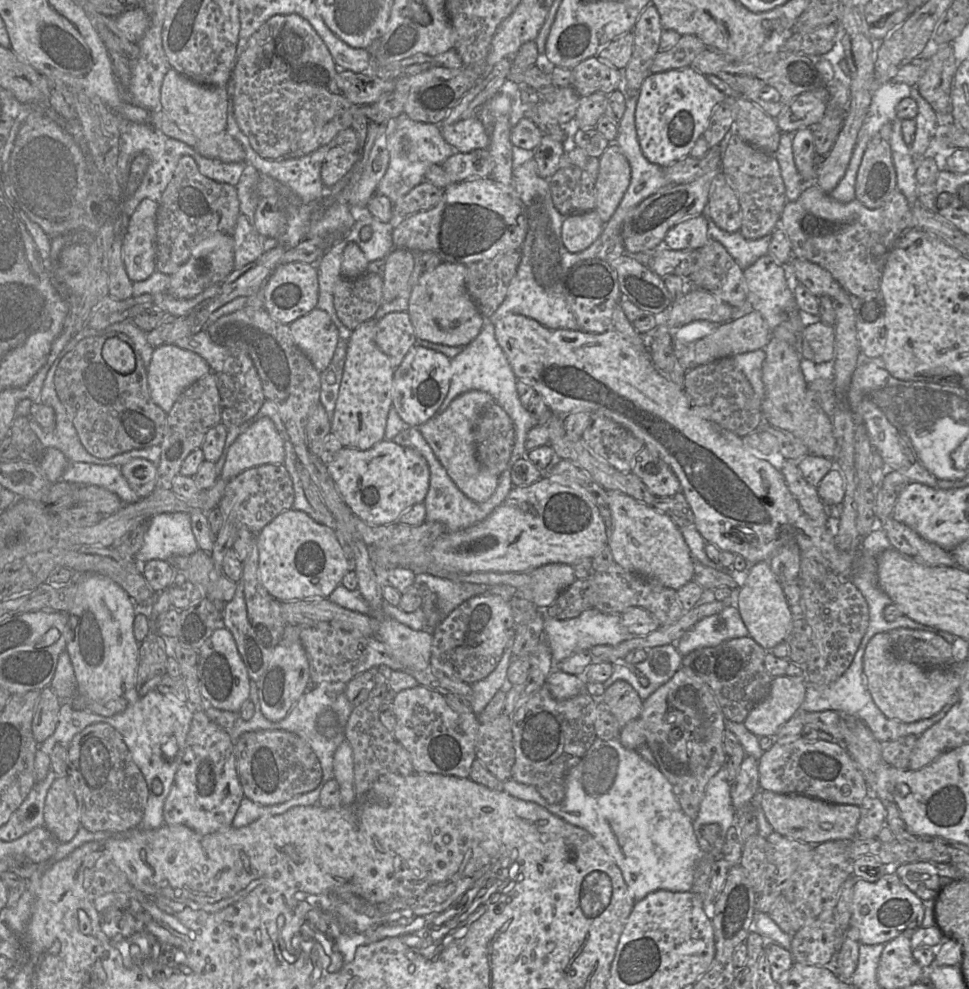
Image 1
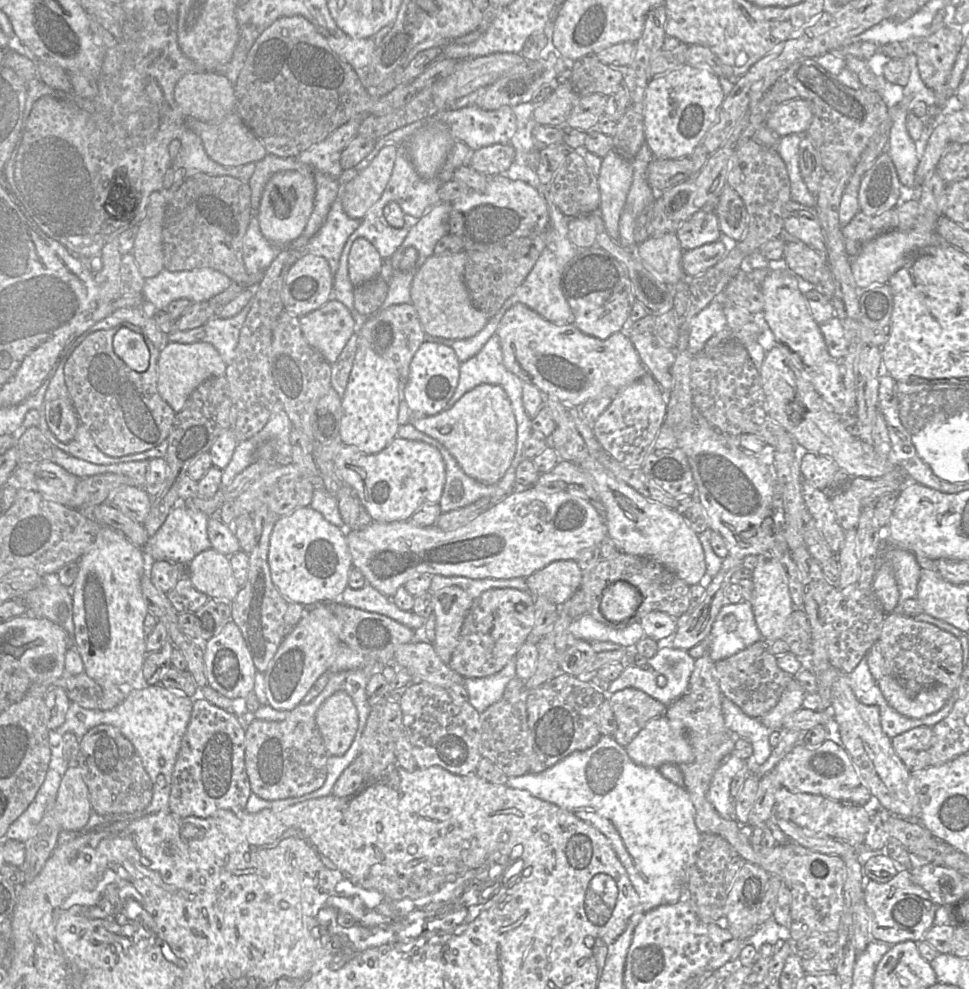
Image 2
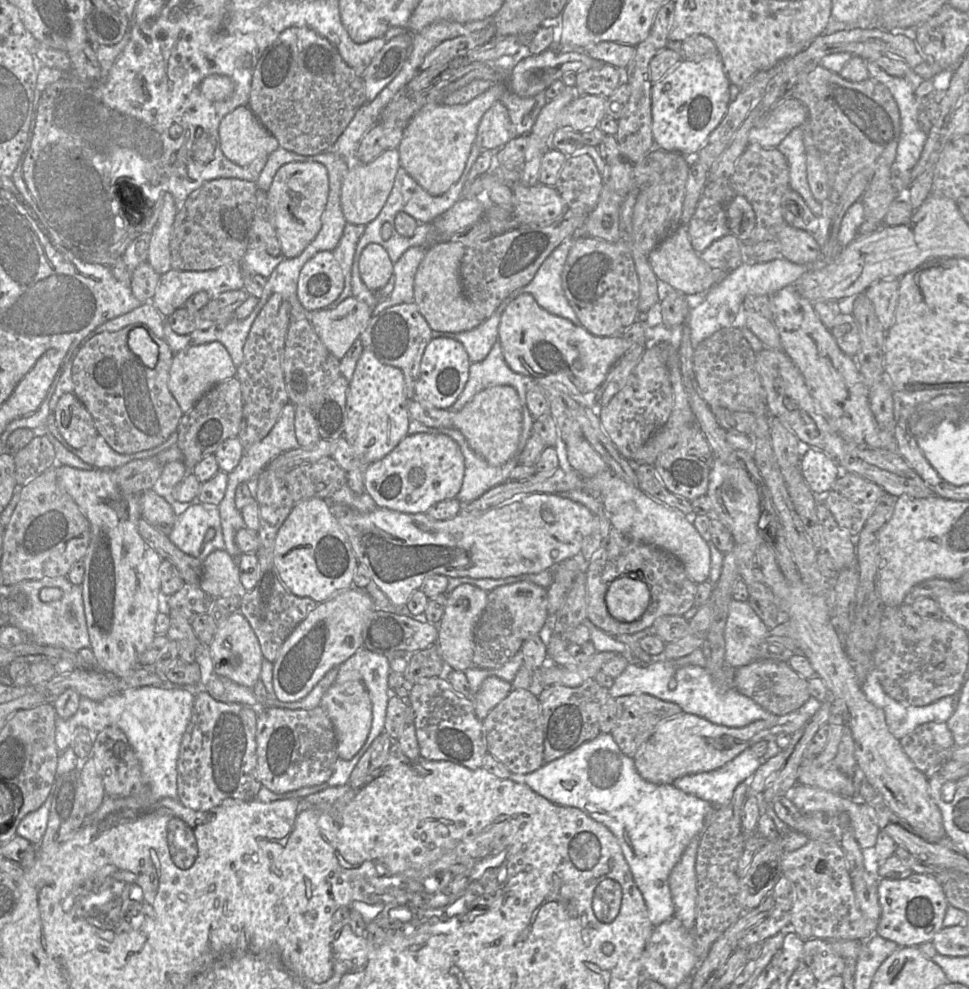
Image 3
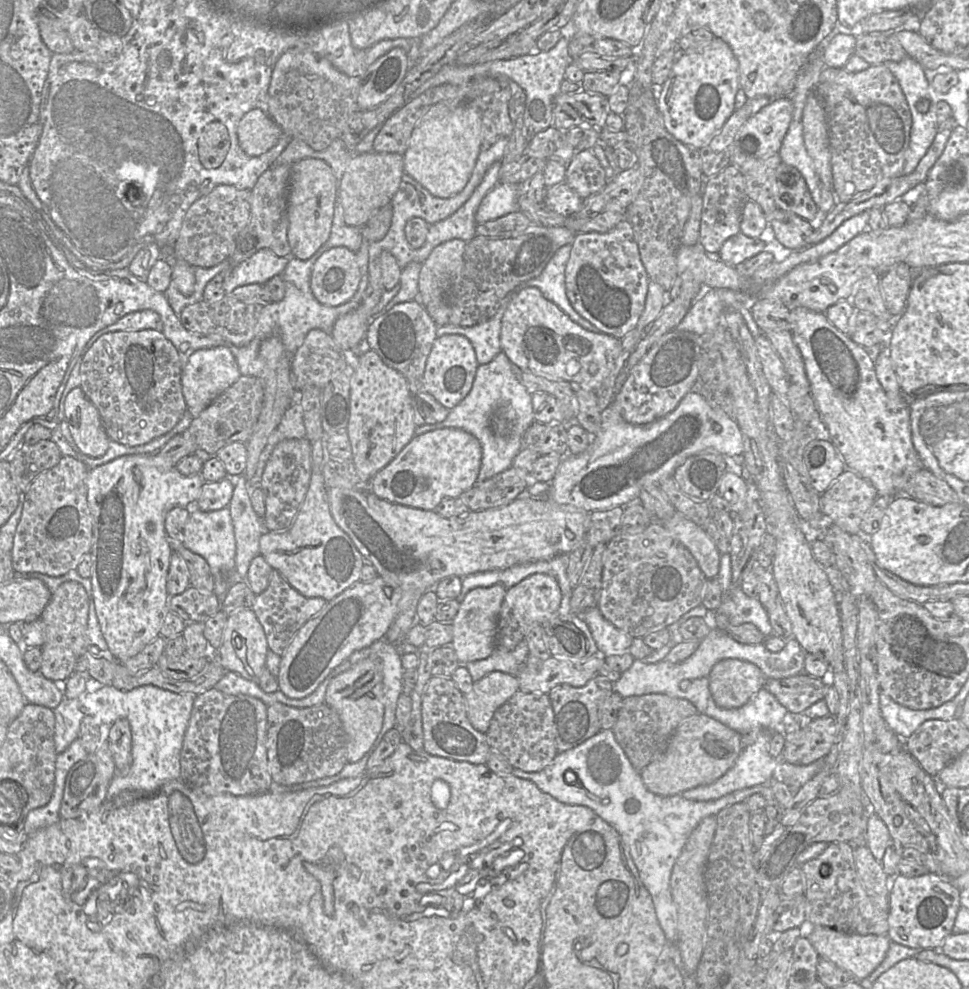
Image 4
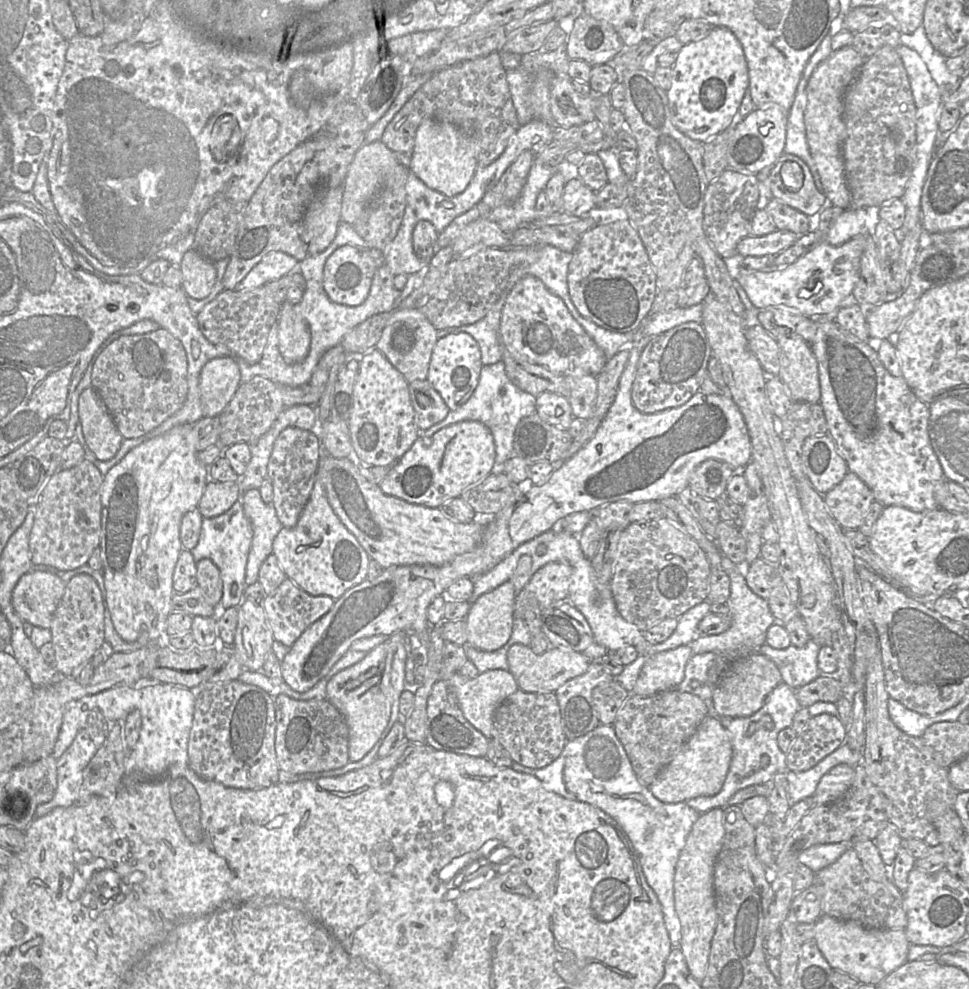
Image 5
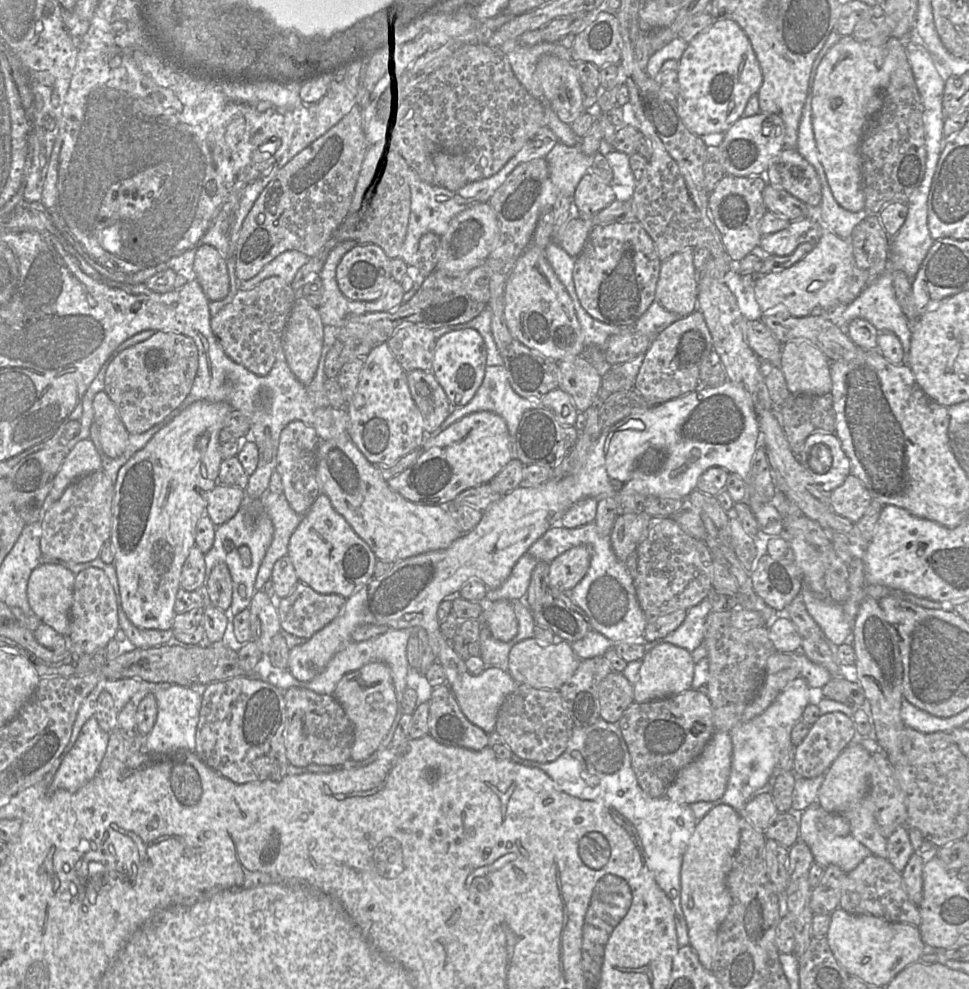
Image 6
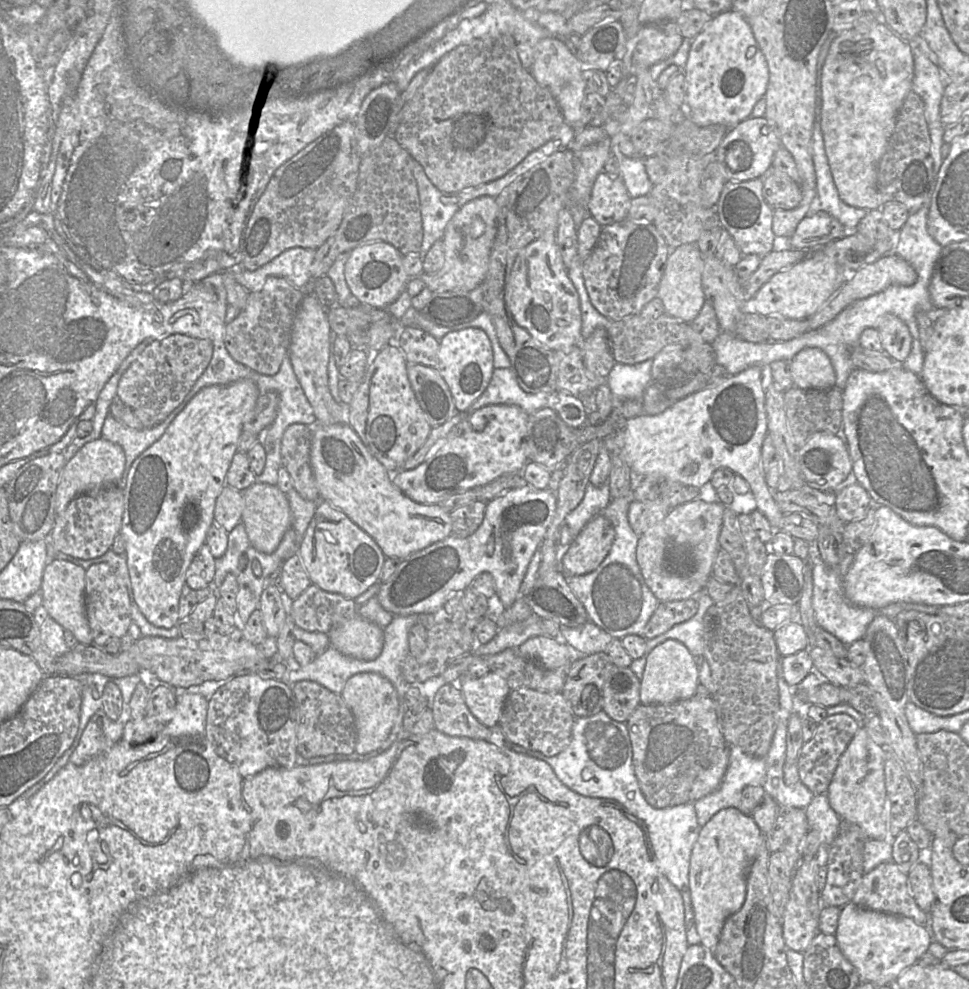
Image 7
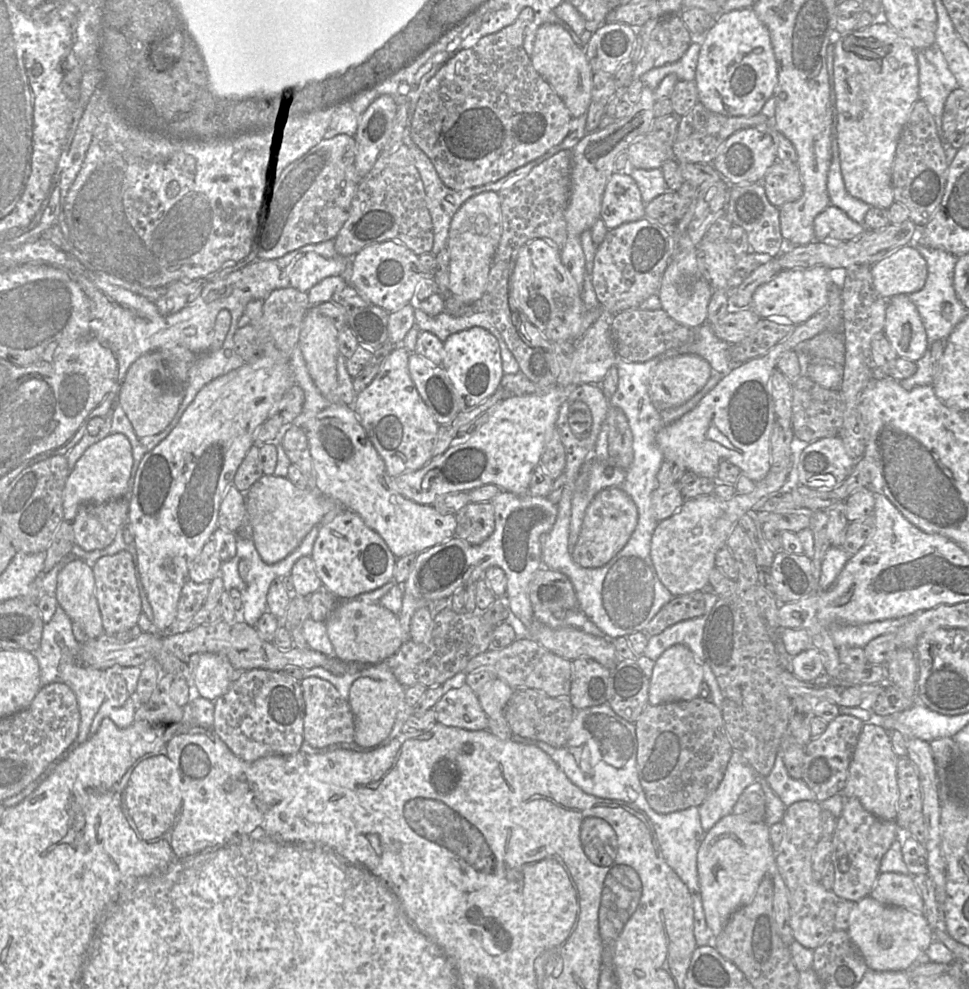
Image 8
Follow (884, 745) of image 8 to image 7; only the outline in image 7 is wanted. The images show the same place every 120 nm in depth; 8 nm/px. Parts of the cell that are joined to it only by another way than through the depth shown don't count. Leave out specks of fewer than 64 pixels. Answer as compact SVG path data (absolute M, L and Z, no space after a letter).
M861 726L841 756L826 795L843 821L858 825L868 838L885 841L893 838L893 845L895 837L889 832L886 821L885 761L884 749Z

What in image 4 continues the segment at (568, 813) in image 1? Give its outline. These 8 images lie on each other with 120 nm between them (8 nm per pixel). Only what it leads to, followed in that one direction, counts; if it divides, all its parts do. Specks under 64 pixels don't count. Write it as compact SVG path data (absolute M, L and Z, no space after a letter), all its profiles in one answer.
M601 729L574 748L558 753L549 765L538 772L525 772L513 767L511 776L533 782L542 792L561 803L590 808L621 835L640 880L650 893L660 927L671 943L677 943L678 914L671 894L670 876L693 830L704 818L716 816L726 807L745 802L753 794L762 795L766 805L771 805L775 799L769 784L737 790L711 801L689 800L680 794L654 794L644 786L640 772L628 760L612 729Z

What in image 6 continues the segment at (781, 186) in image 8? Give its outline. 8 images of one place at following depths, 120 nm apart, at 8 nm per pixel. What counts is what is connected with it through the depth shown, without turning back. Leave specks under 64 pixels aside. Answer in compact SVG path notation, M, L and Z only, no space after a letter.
M766 184L762 198L768 211L790 221L803 220L807 216L806 204L781 187Z

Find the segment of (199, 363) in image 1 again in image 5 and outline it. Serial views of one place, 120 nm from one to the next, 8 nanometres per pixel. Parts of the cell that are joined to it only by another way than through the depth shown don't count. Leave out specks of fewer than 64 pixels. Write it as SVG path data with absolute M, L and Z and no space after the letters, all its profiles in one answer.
M219 357L208 361L199 378L203 416L218 416L233 398L240 380L240 369L233 358Z

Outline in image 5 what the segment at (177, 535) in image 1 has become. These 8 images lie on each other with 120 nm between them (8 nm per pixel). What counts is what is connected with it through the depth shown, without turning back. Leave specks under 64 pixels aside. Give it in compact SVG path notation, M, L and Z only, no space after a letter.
M241 499L225 513L202 520L201 532L197 545L190 550L197 561L208 558L218 567L223 583L223 594L220 609L238 607L243 601L243 591L247 586L245 583L246 564L251 547L253 529L246 517Z

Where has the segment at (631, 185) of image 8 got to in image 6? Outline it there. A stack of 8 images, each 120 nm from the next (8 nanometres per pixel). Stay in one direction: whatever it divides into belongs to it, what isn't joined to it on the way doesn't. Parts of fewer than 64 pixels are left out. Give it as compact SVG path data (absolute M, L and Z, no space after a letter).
M585 174L576 186L572 203L579 211L580 218L591 220L593 215L616 200L610 184L604 183L594 174Z

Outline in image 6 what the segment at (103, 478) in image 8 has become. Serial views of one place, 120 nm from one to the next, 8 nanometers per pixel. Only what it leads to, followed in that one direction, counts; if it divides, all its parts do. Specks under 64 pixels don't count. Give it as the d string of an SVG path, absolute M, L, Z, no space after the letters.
M80 440L65 456L57 472L52 489L45 499L44 510L60 499L65 489L75 480L102 468L100 454L92 440Z

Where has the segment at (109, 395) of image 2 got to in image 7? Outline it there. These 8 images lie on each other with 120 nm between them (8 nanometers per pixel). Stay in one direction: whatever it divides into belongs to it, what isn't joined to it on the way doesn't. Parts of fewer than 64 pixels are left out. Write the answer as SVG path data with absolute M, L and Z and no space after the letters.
M173 334L149 341L140 355L122 374L117 398L130 407L145 428L162 423L185 399L203 374L213 356L213 343L208 339Z

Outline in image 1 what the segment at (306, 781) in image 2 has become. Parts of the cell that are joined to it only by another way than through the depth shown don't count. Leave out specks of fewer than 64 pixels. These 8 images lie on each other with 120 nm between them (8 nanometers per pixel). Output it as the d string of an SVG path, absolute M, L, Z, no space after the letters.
M257 730L242 734L234 742L235 766L245 798L261 805L275 805L315 790L323 776L319 759L299 736L283 730Z

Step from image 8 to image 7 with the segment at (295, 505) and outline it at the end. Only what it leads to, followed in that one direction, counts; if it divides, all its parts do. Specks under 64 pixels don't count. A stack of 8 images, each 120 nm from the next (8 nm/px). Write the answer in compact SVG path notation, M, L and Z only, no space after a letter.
M255 482L244 492L242 522L252 546L264 554L273 553L291 528L291 511L284 492L276 485Z

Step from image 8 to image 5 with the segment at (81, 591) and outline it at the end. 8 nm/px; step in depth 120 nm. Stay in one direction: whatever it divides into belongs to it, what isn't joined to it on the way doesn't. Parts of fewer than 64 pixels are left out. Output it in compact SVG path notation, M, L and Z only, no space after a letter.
M31 570L15 585L12 606L24 622L49 629L65 586L66 583L55 574Z

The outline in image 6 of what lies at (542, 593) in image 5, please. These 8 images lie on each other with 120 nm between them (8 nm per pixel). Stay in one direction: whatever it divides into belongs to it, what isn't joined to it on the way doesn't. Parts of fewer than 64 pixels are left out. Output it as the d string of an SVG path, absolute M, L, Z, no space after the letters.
M586 545L576 546L556 557L550 563L548 588L571 591L586 575L592 557L592 549Z

